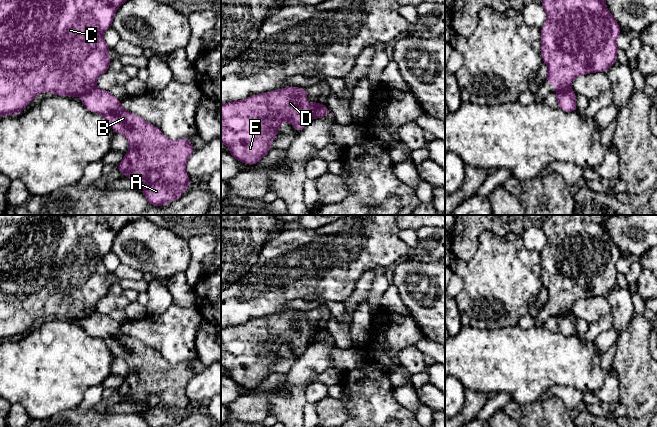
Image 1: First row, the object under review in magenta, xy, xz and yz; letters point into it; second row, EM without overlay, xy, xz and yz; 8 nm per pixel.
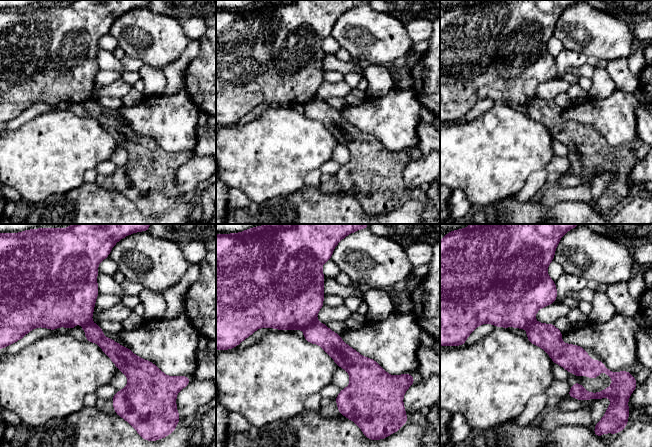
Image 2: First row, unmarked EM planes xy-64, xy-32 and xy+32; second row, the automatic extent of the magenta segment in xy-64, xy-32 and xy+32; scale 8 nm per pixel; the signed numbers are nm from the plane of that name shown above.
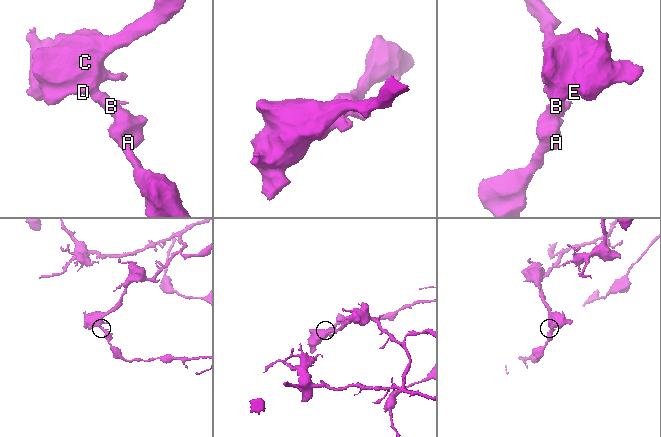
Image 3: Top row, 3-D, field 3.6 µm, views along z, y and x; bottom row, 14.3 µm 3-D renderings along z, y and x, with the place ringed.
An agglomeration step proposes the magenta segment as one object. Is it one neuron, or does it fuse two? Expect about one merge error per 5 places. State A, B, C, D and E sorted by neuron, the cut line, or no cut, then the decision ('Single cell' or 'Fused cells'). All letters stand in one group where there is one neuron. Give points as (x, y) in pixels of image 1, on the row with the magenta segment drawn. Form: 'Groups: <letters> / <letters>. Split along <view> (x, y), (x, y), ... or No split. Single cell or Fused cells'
Groups: A B / C D E. Split along xz (316, 103), (313, 117). Fused cells

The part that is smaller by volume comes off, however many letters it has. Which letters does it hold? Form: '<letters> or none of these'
A, B

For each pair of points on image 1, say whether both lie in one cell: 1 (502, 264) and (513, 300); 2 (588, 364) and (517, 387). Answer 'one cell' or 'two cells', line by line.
1: one cell
2: one cell

